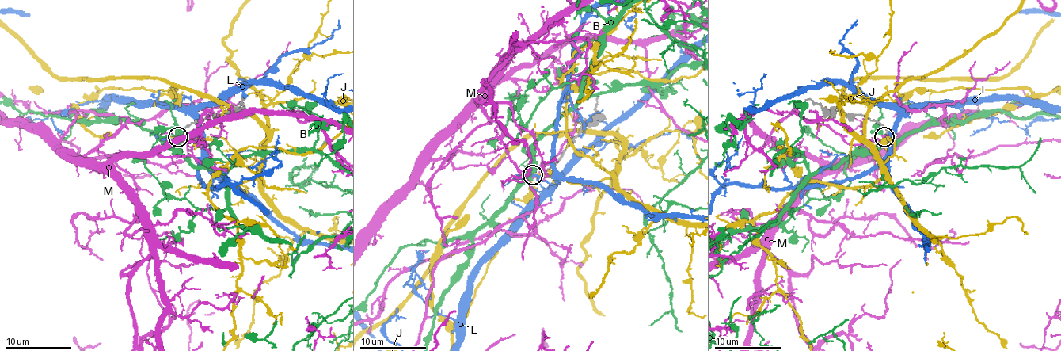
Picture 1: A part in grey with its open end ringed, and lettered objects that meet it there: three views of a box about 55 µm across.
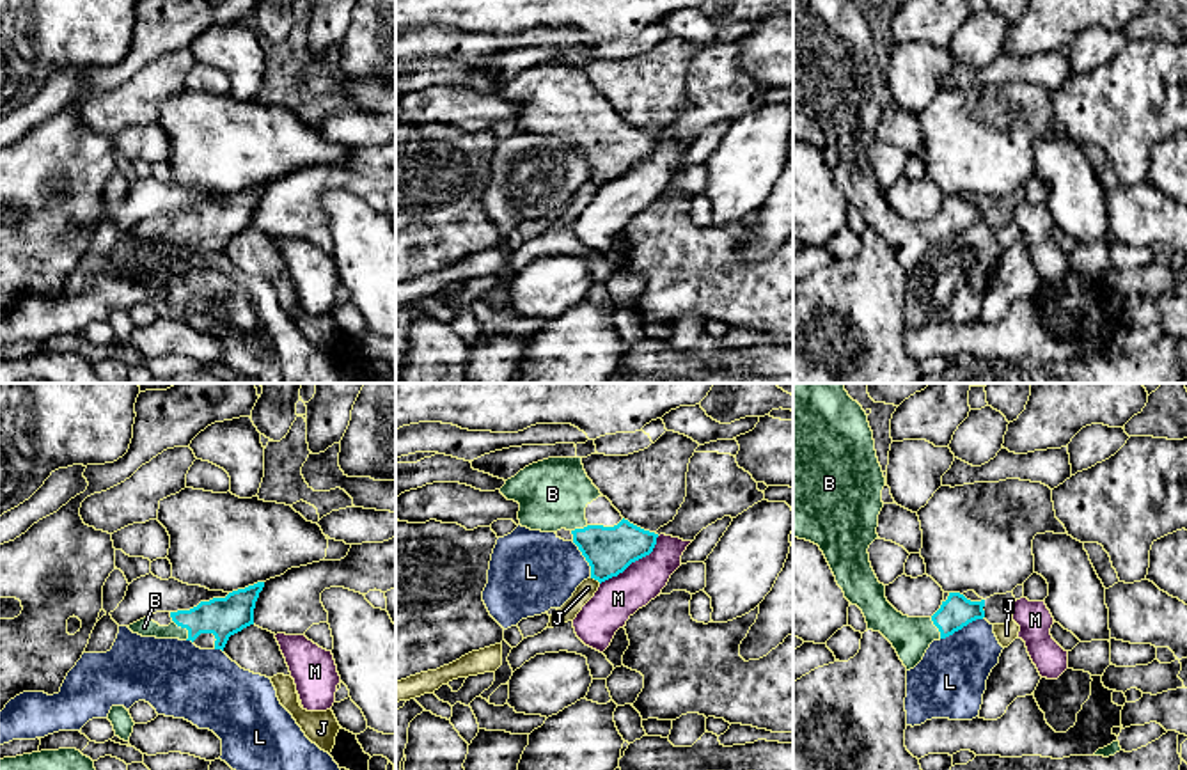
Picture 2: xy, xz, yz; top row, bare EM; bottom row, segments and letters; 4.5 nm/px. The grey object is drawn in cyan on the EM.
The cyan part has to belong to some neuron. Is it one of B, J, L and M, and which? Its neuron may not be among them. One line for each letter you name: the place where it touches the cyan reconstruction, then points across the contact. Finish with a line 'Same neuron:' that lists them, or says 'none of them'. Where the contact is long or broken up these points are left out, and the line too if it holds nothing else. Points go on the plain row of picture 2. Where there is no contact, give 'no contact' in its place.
B: meets cyan in xy at (185, 229); runs through xy (226, 219), (208, 219), (185, 229), (174, 233), (144, 229)
Same neuron: B

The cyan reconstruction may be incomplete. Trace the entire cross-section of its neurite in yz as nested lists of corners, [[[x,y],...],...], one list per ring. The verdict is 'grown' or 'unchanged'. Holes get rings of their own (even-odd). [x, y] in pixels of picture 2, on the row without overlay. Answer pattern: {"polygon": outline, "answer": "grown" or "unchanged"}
{"polygon": [[[793,0],[793,140],[823,154],[845,200],[880,234],[907,273],[933,243],[985,220],[985,202],[949,195],[932,220],[908,220],[885,200],[868,151],[878,142],[885,80],[873,34],[852,0]]], "answer": "grown"}

